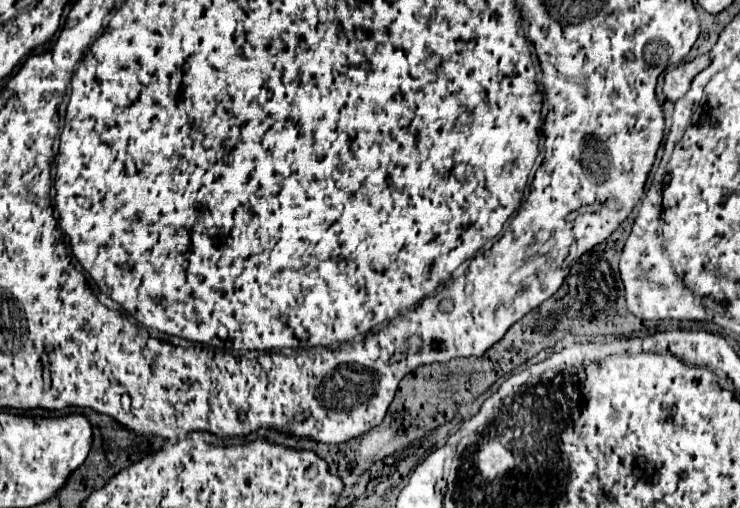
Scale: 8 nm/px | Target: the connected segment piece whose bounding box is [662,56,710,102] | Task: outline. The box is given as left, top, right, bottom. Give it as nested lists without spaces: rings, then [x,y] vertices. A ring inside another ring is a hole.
[[[700,56],[700,58],[694,58],[690,62],[684,62],[672,70],[668,70],[668,74],[664,76],[664,88],[662,88],[664,96],[670,102],[676,102],[678,98],[682,98],[688,92],[692,78],[698,72],[702,72],[708,64],[710,64],[708,56]]]

